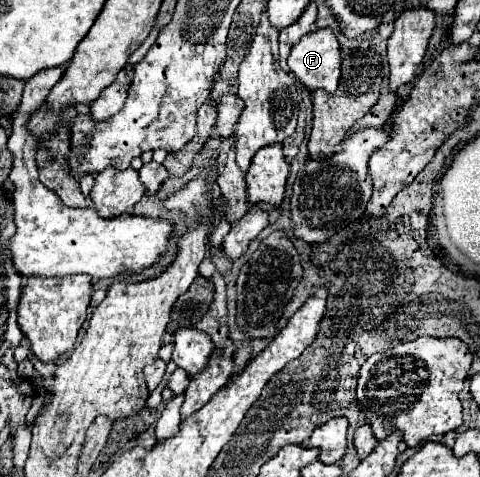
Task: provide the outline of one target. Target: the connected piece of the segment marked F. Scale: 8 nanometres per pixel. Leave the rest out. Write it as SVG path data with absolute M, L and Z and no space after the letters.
M319 28L315 32L309 32L303 36L293 48L287 58L289 70L313 92L313 90L325 90L333 92L339 86L339 76L341 76L341 52L339 52L339 42L333 34L331 28Z

